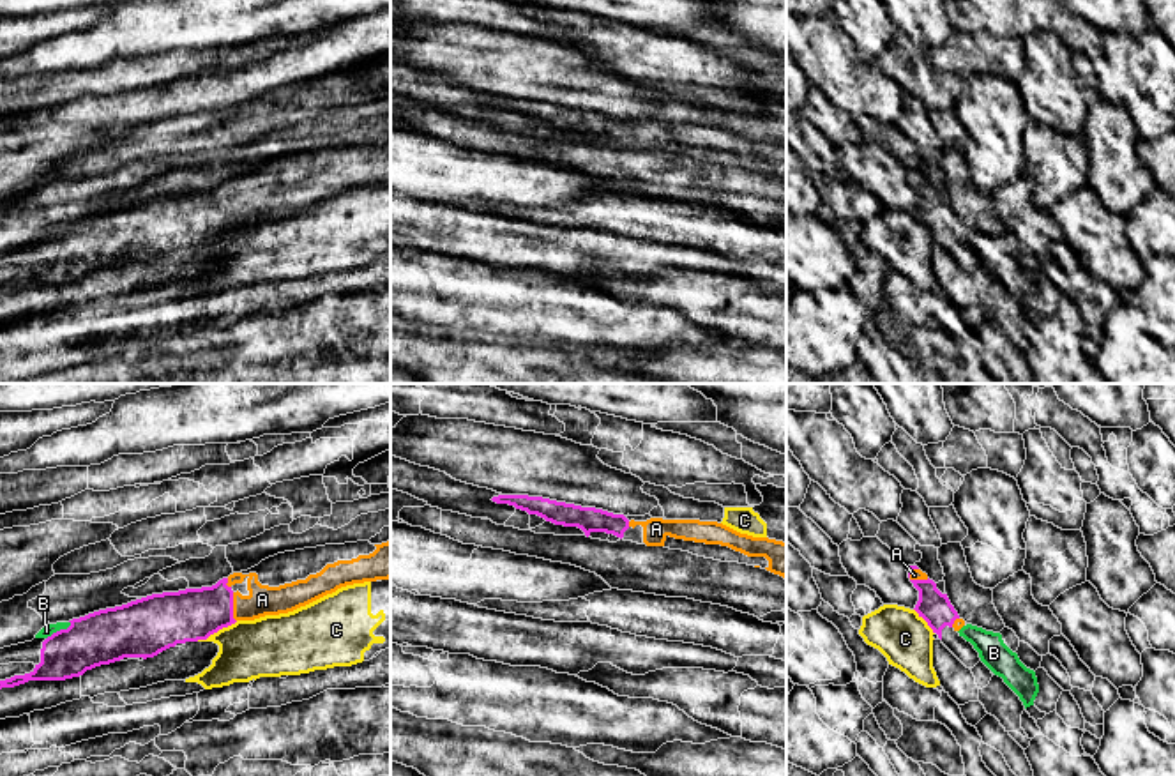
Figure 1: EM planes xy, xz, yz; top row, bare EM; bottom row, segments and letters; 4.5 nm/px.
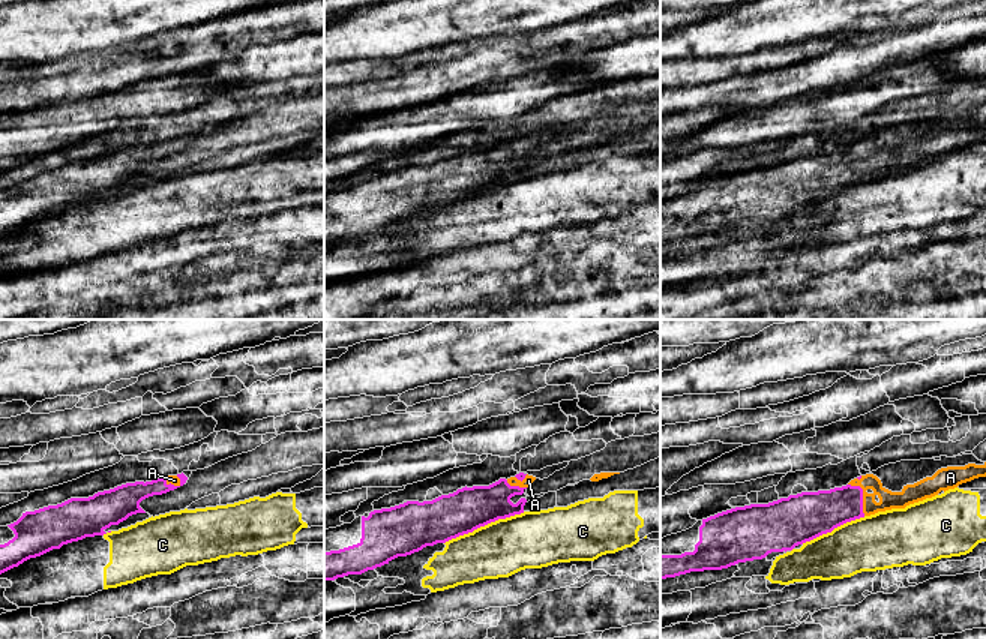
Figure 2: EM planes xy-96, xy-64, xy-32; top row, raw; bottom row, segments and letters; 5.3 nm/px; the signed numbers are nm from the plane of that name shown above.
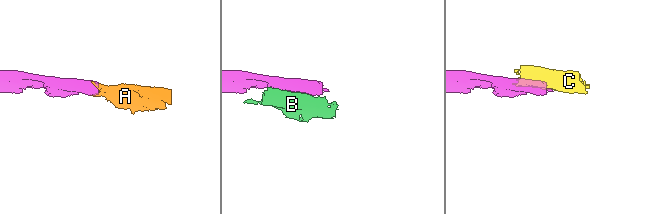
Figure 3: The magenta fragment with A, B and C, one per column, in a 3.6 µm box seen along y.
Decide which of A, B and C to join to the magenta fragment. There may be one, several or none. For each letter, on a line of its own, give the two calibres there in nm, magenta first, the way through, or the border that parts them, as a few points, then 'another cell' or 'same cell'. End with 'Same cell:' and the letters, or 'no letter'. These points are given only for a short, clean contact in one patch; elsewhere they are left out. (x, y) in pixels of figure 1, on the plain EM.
A: 240 nm thick on the magenta side, 140 nm on the other; runs through xy (195, 218), (216, 211), (232, 211), (253, 211), (262, 204); same cell
B: 240 nm thick on the magenta side, 50 nm on the other; another cell
C: 240 nm thick on the magenta side, 280 nm on the other; another cell
Same cell: A

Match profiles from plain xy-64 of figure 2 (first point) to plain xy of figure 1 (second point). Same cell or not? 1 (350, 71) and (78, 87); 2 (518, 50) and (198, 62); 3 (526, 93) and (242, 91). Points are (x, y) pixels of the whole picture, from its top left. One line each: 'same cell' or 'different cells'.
1: same cell
2: different cells
3: different cells

